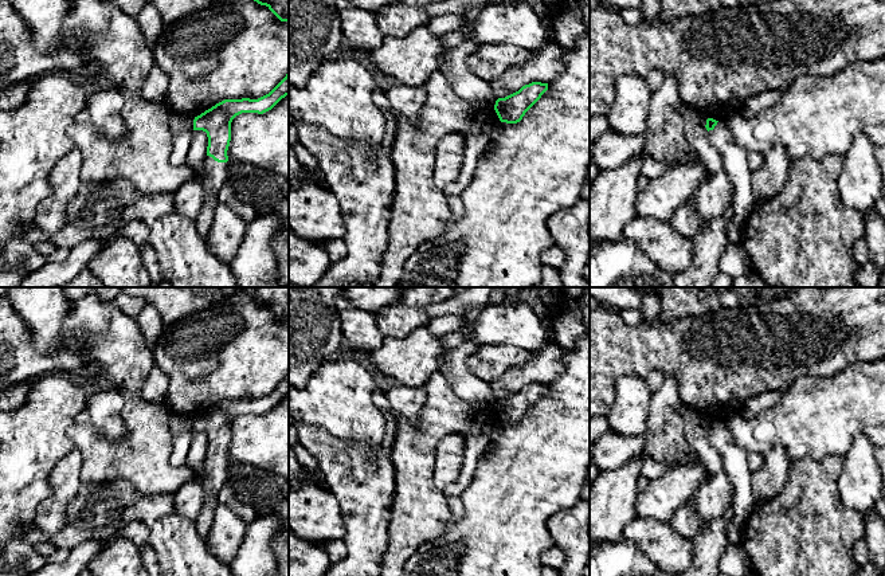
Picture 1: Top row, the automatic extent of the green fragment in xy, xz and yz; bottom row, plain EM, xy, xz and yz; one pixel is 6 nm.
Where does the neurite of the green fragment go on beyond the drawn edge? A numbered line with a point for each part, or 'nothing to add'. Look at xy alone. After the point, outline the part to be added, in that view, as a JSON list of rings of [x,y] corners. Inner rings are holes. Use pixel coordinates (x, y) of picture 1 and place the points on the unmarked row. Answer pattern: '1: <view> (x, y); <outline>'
1: xy (215, 474); [[[205,457],[204,459],[204,471],[197,481],[203,486],[204,503],[211,498],[218,495],[218,491],[227,481],[227,463],[218,463],[212,458]]]

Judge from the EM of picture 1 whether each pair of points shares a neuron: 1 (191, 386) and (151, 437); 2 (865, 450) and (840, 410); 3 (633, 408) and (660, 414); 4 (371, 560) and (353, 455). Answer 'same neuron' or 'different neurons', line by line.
1: different neurons
2: different neurons
3: different neurons
4: same neuron

